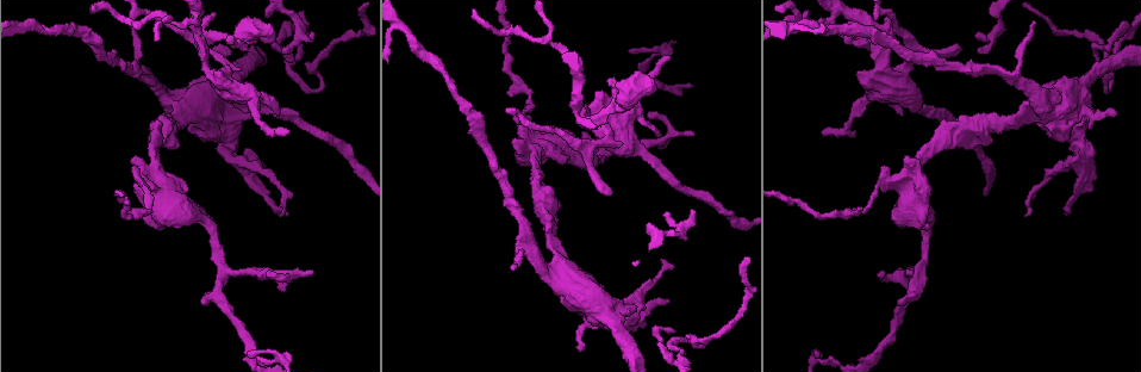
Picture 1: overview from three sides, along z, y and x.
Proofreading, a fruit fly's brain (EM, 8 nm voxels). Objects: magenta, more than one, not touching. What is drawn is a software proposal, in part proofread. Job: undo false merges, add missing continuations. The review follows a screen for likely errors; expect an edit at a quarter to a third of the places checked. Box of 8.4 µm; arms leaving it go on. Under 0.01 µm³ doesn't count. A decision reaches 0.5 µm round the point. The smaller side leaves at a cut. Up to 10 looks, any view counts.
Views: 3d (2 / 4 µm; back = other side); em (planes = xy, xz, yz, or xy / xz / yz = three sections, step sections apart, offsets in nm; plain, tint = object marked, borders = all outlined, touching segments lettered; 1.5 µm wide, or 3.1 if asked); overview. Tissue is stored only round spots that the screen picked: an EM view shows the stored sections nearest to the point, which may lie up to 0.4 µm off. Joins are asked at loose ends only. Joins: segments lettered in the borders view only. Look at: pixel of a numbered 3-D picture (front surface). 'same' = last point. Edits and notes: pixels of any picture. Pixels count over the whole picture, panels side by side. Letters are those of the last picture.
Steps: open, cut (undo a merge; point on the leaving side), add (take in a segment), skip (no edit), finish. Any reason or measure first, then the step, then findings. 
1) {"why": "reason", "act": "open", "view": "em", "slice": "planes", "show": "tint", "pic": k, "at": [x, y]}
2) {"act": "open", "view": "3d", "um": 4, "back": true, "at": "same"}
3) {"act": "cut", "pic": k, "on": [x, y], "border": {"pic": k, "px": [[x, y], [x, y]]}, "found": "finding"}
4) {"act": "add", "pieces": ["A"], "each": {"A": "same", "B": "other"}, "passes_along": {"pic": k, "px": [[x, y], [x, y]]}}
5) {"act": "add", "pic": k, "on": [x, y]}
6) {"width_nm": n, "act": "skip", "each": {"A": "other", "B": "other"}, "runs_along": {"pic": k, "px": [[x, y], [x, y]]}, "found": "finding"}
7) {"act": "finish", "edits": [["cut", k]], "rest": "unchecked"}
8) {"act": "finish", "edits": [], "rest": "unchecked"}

{"why": "free end", "act": "open", "view": "3d", "um": 2, "pic": 1, "at": [881, 277]}

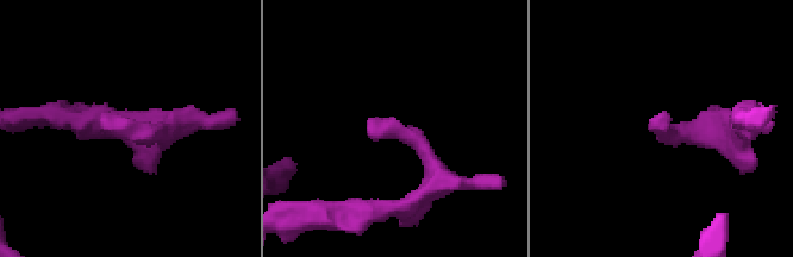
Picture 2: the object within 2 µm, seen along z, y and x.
{"act": "open", "view": "em", "slice": "yz", "step": 8, "show": "tint", "pic": 2, "at": [657, 131]}

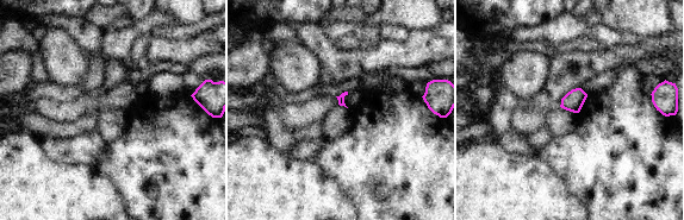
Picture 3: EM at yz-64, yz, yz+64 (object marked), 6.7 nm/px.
{"why": "another direction", "act": "open", "view": "em", "slice": "planes", "show": "borders", "at": "same"}

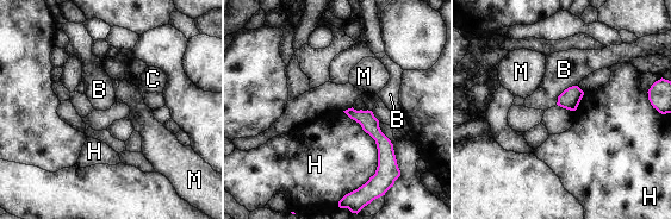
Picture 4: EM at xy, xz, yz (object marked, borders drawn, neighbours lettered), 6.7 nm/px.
{"longest_contact_nm": ["H", 550], "act": "skip", "each": {"B": "other", "C": "other", "H": "other", "M": "other"}, "runs_along": {"pic": 4, "px": [[350, 111], [383, 142], [381, 162]]}, "found": "no lettered segment goes on from it"}

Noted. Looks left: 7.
{"act": "open", "view": "3d", "um": 4, "back": true, "pic": 1, "at": [634, 305]}

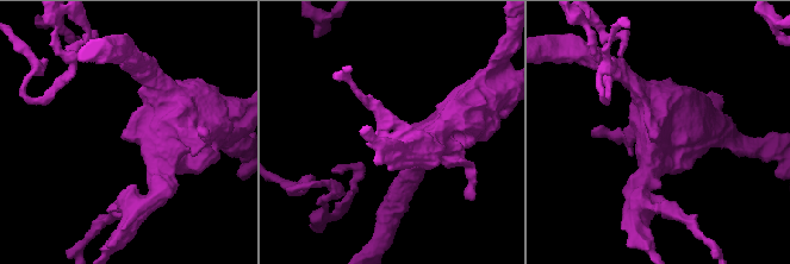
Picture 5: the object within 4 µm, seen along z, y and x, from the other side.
{"act": "open", "view": "em", "slice": "planes", "show": "plain", "pic": 5, "at": [123, 134]}

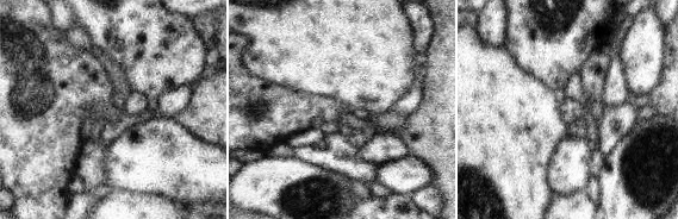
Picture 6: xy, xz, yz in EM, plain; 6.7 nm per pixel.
{"act": "open", "view": "em", "slice": "planes", "show": "borders", "at": "same"}

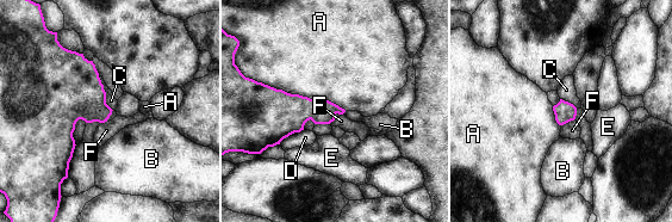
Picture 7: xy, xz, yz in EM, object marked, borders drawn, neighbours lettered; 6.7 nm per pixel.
{"act": "skip", "each": {"A": "other", "B": "other", "C": "other", "D": "other", "E": "other", "F": "other"}, "border": {"pic": 7, "px": [[265, 84], [325, 98], [346, 110]]}, "found": "none of them fits"}

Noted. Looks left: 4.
{"act": "open", "view": "em", "slice": "planes", "show": "borders", "pic": 1, "at": [1035, 23]}

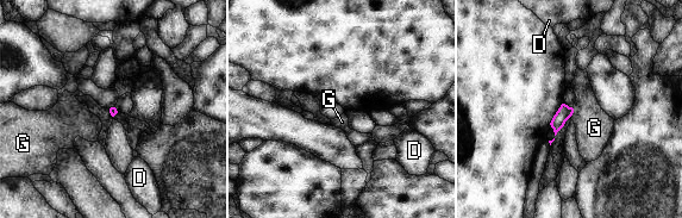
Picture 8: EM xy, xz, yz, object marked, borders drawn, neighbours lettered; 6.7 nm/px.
{"act": "skip", "each": {"D": "other", "G": "other"}, "border": {"pic": 8, "px": [[571, 107], [573, 114]]}, "found": "none of them fits"}

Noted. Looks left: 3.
{"why": "free end", "act": "open", "view": "3d", "um": 4, "pic": 1, "at": [1024, 215]}

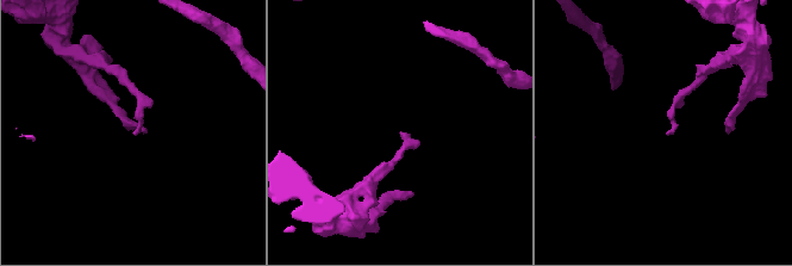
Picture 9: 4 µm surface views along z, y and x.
{"act": "open", "view": "em", "slice": "xy", "step": 8, "show": "borders", "pic": 9, "at": [402, 132]}

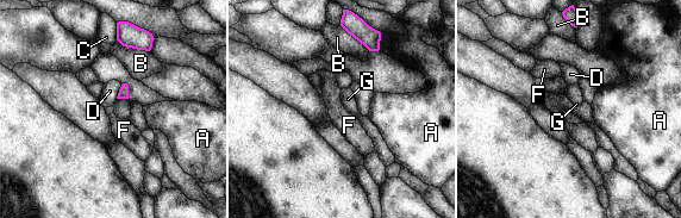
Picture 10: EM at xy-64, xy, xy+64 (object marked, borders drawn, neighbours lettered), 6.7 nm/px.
{"why": "another direction", "act": "open", "view": "em", "slice": "planes", "show": "borders", "at": "same"}

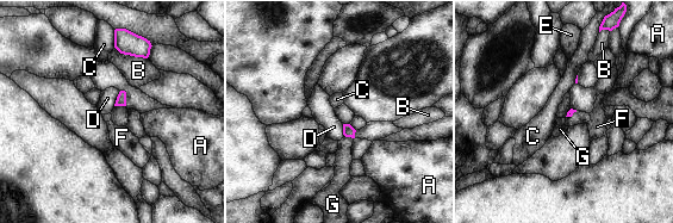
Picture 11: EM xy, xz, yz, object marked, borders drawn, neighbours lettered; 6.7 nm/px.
{"act": "skip", "each": {"A": "other", "B": "other", "C": "other", "D": "other", "E": "other", "F": "other", "G": "other"}, "border": {"pic": 11, "px": [[114, 105], [125, 106]]}, "found": "no lettered segment goes on from it"}

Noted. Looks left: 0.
{"act": "finish", "edits": [], "rest": "unchecked"}

